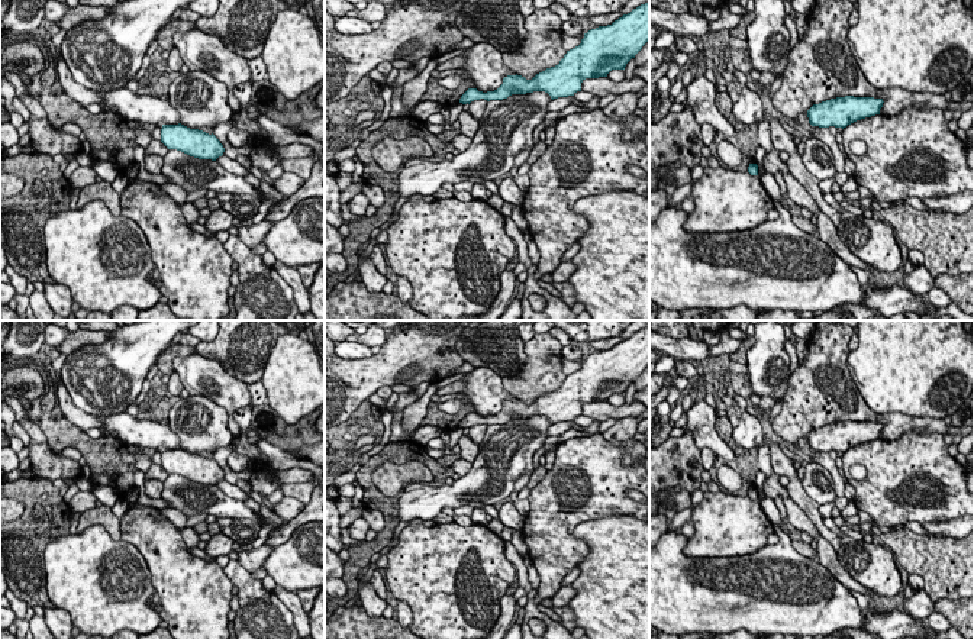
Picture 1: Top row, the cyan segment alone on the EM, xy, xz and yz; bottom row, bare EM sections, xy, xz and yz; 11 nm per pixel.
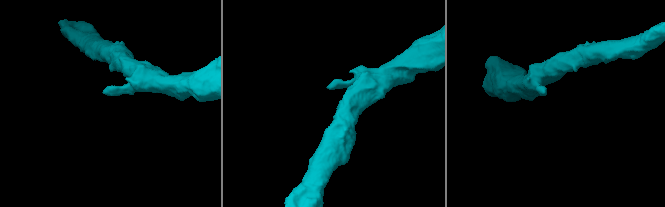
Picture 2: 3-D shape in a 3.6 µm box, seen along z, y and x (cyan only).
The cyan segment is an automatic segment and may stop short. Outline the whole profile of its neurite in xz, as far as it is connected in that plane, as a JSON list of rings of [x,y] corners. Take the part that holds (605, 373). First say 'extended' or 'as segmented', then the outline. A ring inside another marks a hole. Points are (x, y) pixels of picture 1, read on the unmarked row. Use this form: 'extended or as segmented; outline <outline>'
as segmented; outline [[[649,327],[641,329],[612,349],[599,351],[584,358],[581,368],[564,380],[558,390],[546,393],[532,404],[507,400],[494,416],[468,413],[459,427],[470,429],[484,423],[503,425],[512,419],[545,416],[551,423],[574,420],[581,416],[586,403],[607,401],[612,394],[625,394],[649,365]]]

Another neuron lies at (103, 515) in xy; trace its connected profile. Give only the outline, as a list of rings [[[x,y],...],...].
[[[100,506],[83,511],[77,532],[81,533],[93,525],[101,525],[113,540],[120,540],[120,520],[113,514],[112,507]]]

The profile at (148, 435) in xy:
[[[126,412],[104,417],[96,416],[96,419],[103,423],[103,430],[107,435],[115,435],[116,439],[125,445],[133,445],[148,451],[180,448],[180,439],[170,429],[168,423],[162,425],[155,420],[139,420]]]

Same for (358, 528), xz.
[[[358,517],[349,525],[349,535],[355,540],[365,542],[367,532],[370,529],[370,523],[364,517]]]

